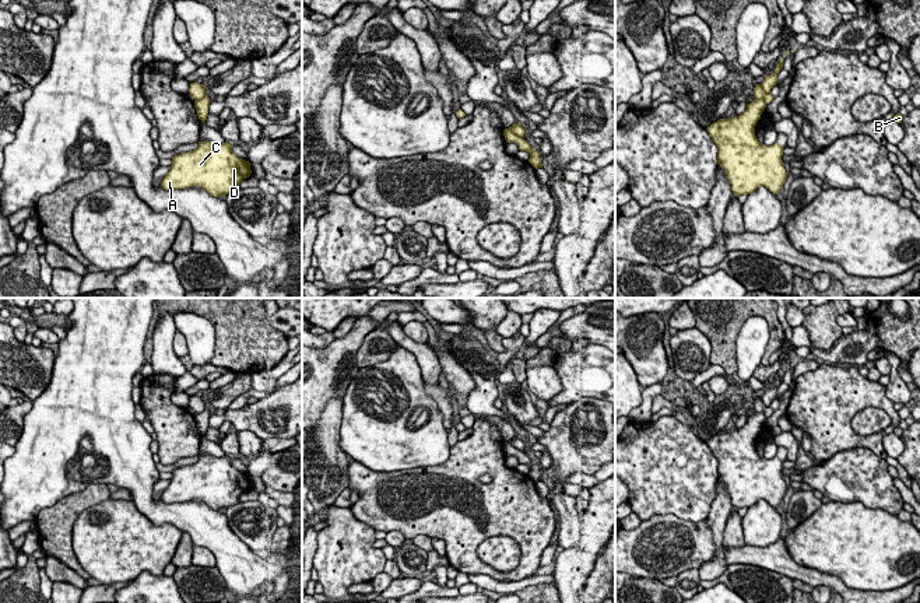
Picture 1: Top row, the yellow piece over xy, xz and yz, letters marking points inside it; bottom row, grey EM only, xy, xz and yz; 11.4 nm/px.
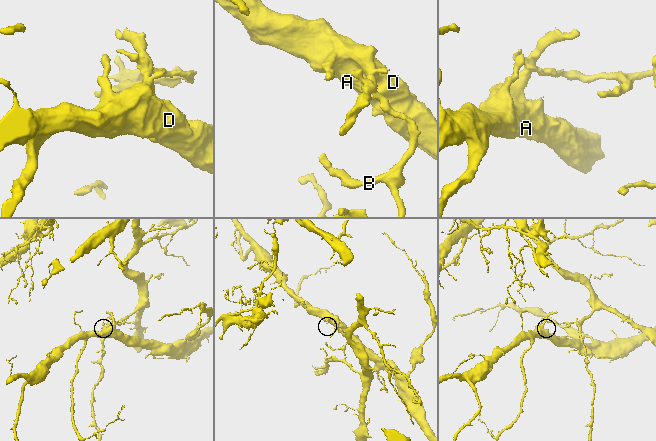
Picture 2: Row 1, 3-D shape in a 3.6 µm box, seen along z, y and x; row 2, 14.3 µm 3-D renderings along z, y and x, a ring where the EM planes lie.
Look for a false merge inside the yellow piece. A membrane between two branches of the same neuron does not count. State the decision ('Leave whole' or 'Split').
Split

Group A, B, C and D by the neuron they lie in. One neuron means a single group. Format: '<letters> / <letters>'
A C D / B

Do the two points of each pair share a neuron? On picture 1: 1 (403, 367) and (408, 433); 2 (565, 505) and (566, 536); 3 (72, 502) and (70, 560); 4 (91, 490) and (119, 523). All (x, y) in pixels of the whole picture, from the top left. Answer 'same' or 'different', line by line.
1: same
2: same
3: same
4: different

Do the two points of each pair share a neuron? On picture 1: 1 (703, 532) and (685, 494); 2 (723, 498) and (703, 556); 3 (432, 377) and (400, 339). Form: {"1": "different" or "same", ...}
{"1": "different", "2": "different", "3": "same"}

